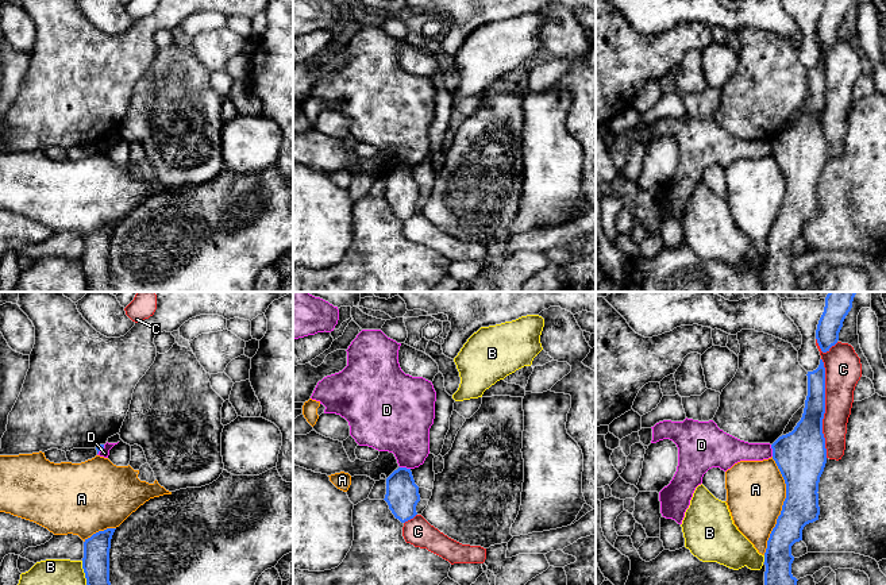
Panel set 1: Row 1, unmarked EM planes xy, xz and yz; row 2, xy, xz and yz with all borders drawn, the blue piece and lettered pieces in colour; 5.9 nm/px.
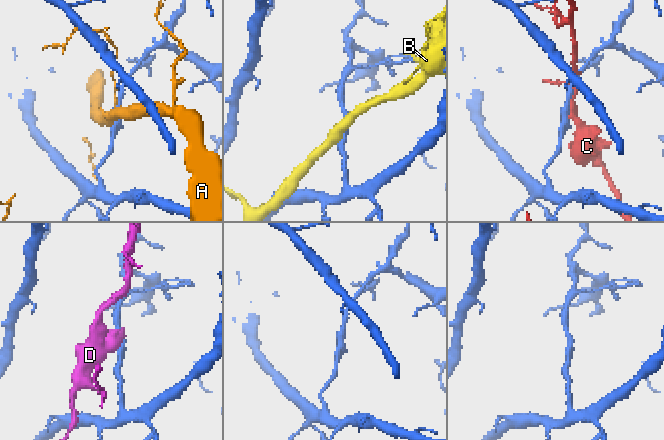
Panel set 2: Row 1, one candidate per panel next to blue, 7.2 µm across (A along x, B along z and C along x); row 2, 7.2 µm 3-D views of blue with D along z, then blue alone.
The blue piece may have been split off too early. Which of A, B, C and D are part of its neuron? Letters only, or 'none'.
none

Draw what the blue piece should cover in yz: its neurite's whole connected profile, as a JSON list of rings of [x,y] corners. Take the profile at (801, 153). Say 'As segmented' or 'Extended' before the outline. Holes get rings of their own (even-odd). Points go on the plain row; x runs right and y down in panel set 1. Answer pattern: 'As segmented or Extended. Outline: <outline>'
As segmented. Outline: [[[823,57],[816,68],[808,69],[808,93],[801,118],[794,127],[779,134],[773,142],[775,158],[786,181],[786,196],[781,212],[767,238],[764,250],[764,292],[797,292],[797,276],[791,272],[791,243],[802,238],[806,222],[818,218],[818,180],[827,161],[823,116],[825,111],[825,65]]]

